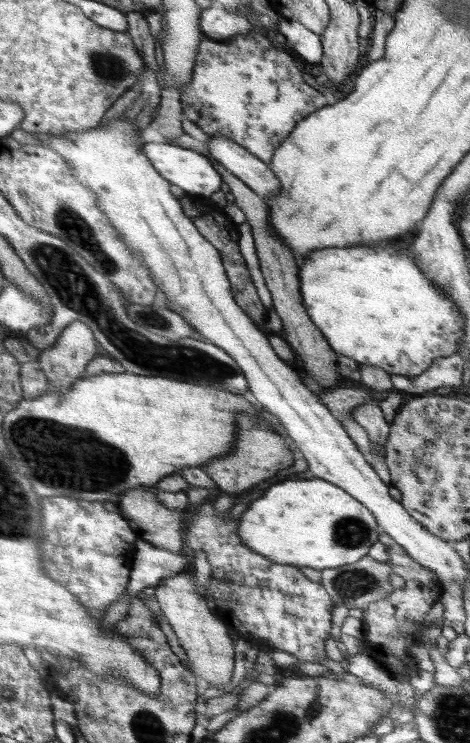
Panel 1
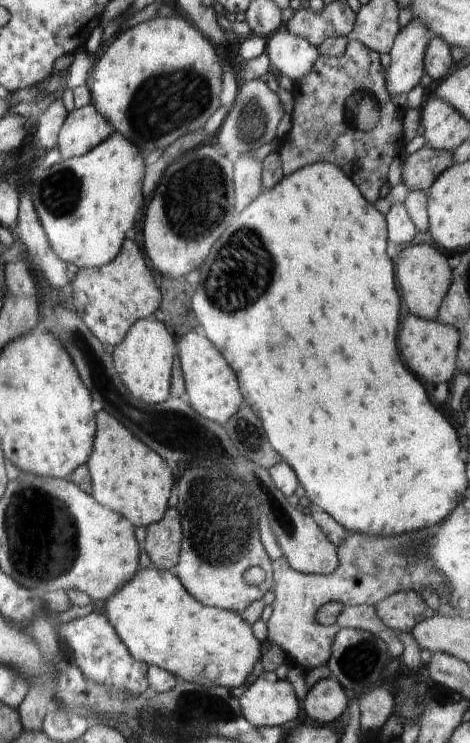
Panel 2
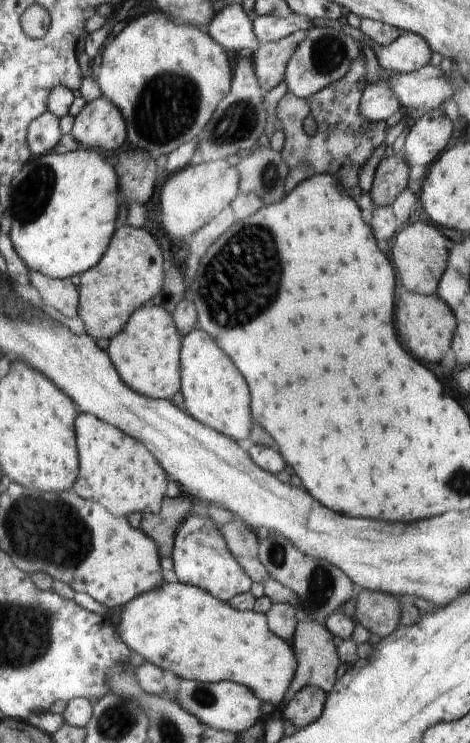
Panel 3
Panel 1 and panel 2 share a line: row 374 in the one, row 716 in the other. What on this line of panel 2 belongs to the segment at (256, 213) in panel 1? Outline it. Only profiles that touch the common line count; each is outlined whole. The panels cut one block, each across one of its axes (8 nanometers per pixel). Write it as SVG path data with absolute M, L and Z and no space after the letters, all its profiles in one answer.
M334 678L321 679L309 689L304 702L305 712L324 725L330 725L348 708L346 690Z

